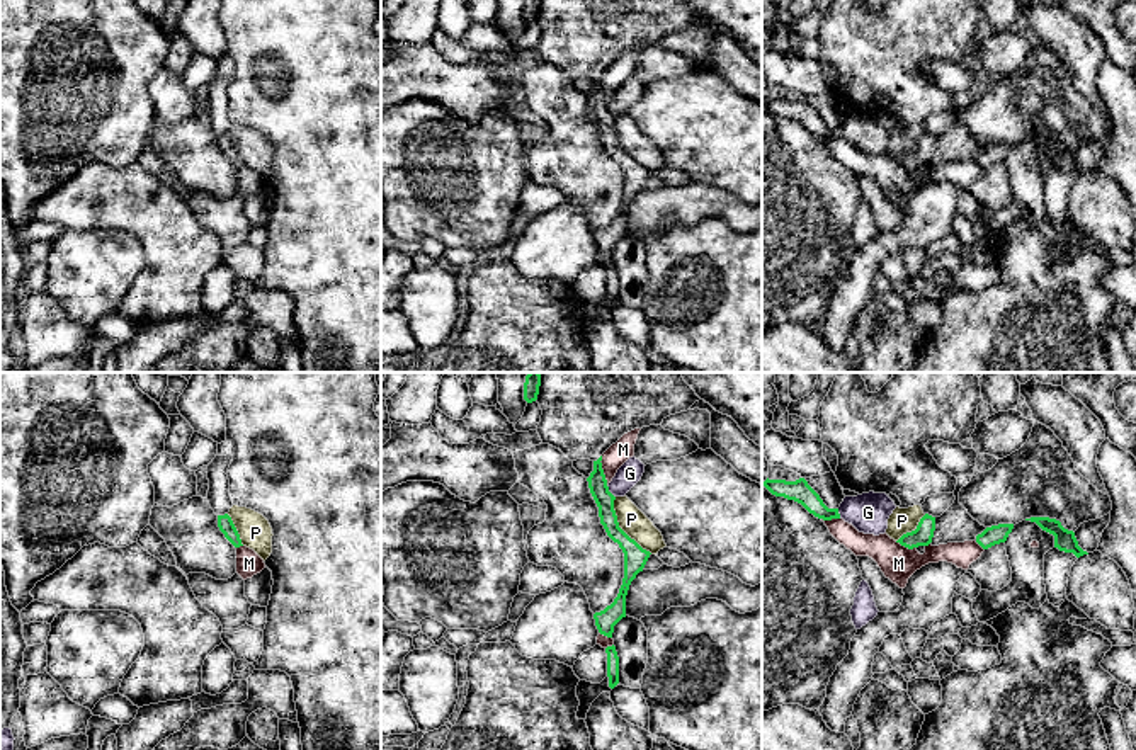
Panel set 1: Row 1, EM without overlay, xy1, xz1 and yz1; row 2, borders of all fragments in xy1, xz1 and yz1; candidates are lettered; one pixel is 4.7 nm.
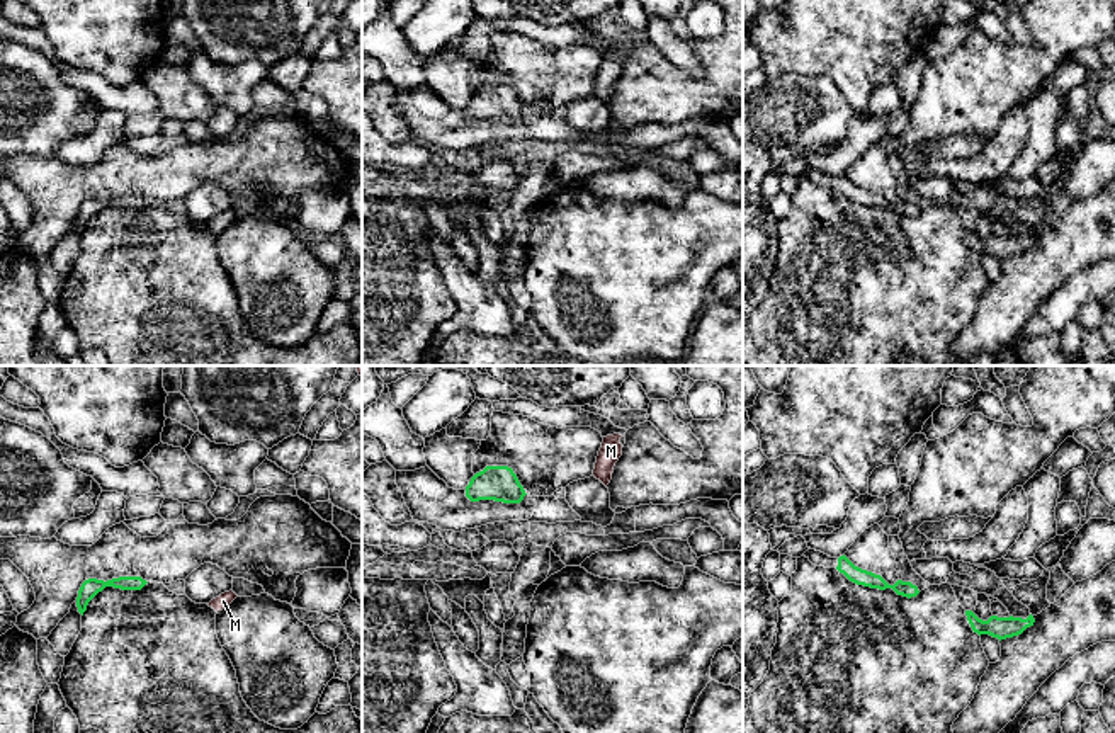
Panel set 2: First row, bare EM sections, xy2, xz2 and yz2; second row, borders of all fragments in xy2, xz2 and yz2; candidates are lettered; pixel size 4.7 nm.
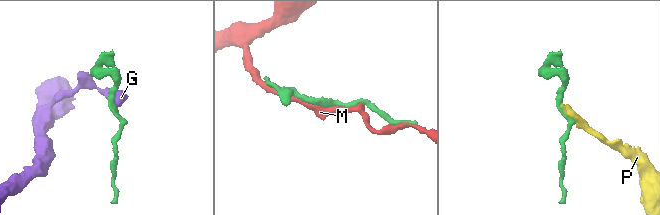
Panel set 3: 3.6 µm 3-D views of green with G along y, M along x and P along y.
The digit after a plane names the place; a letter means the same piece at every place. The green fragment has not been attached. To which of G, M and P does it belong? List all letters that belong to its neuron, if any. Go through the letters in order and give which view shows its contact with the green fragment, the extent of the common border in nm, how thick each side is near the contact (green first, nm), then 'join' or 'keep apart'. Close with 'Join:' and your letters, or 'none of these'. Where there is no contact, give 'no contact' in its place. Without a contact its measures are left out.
G: meets green in xz1; contact 80 nm long; 90 nm thick on the green side, 110 nm on the other; keep apart
M: meets green in xz1; contact 140 nm long; 90 nm thick on the green side, 100 nm on the other; keep apart
P: meets green in xz1; contact 320 nm long; 110 nm thick on the green side, 120 nm on the other; keep apart
Join: none of these

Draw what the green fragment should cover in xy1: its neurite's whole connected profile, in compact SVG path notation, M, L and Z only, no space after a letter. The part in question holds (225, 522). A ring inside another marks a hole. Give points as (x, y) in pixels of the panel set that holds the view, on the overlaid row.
M228 514L224 515L218 515L218 527L219 531L224 534L224 537L235 546L235 548L240 548L243 546L241 544L241 539L240 539L240 534L231 520L231 517Z

